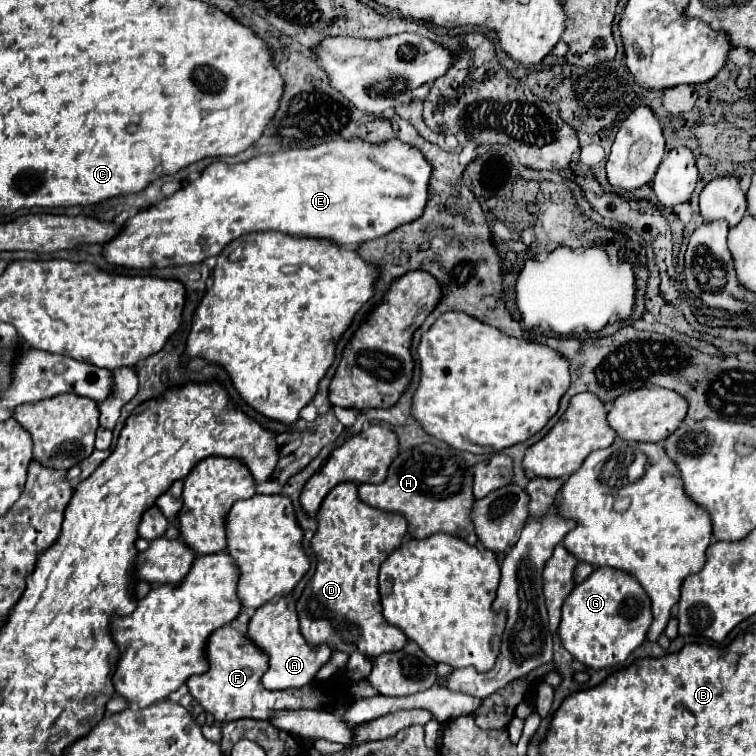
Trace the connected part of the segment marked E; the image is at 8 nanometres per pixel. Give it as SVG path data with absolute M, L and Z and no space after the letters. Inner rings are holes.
M350 138L350 140L332 140L330 144L324 142L324 144L318 144L318 146L310 146L310 148L294 148L294 150L284 150L284 152L278 152L278 154L260 154L260 156L254 156L252 160L248 162L240 162L240 164L226 164L226 162L212 162L198 180L194 182L188 182L184 184L174 196L168 196L160 202L156 202L154 206L138 212L134 218L130 218L126 224L124 224L124 230L114 238L110 240L108 244L104 244L104 258L110 262L110 264L118 264L118 266L124 266L124 268L132 268L132 270L146 270L146 268L166 268L166 266L182 266L182 264L198 264L198 262L204 262L206 258L210 256L218 256L232 240L244 236L244 234L250 234L250 232L262 232L262 230L278 230L278 232L284 232L284 234L292 234L292 236L312 236L312 238L328 238L328 240L334 240L336 244L340 244L342 248L346 250L358 250L360 244L368 242L368 240L374 240L374 238L380 238L380 236L386 236L388 232L396 230L398 226L404 226L412 220L416 220L422 212L424 212L424 206L430 198L430 176L432 176L432 164L424 158L424 154L416 148L416 146L410 146L410 144L404 144L402 140L398 138L392 138L392 140L386 140L382 144L370 144L362 138Z

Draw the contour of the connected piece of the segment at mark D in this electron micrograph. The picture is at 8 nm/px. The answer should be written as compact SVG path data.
M342 482L330 490L318 510L318 532L312 538L312 550L318 554L318 568L314 578L308 582L304 594L298 600L298 618L300 630L308 644L328 644L332 650L340 650L346 654L360 652L376 658L384 652L394 652L406 646L408 638L398 630L398 626L390 626L382 618L382 604L378 594L378 568L384 558L394 552L408 534L408 522L396 514L386 512L368 504L362 504L358 498L358 488L354 482Z

